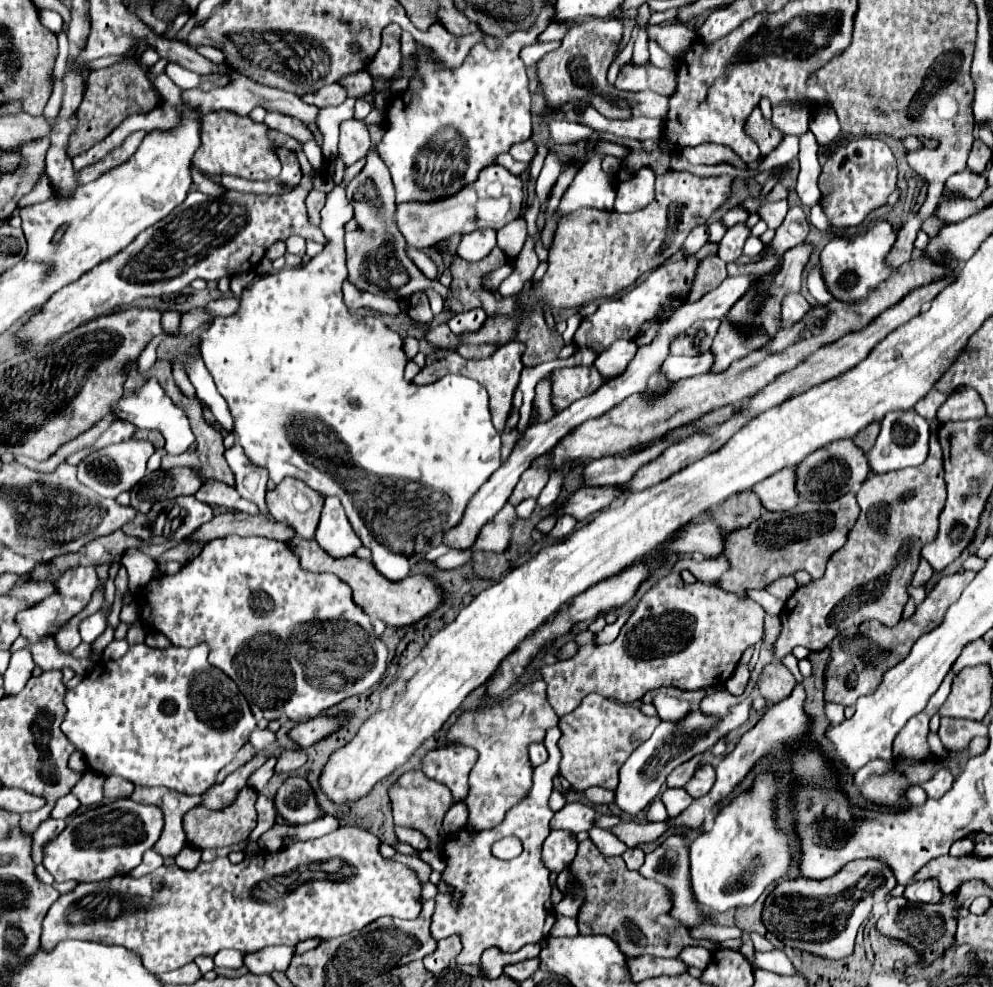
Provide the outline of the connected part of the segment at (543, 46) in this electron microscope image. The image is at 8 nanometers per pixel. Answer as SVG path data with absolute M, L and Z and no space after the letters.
M561 41L537 42L531 45L531 47L523 47L521 53L519 53L519 57L521 57L523 63L529 67L529 65L537 63L545 53L549 53L549 51L553 51L555 47L559 47L560 44Z

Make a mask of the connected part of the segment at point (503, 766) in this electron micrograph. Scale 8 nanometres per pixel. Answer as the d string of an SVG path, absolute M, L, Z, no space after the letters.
M533 681L489 707L461 713L463 723L459 723L459 731L455 731L455 739L451 741L473 747L479 753L477 765L469 775L471 789L465 799L469 807L469 829L479 831L497 827L503 821L505 811L509 811L525 797L527 787L531 785L531 763L527 747L529 743L541 743L547 727L553 727L559 721L547 703L545 689L545 681Z

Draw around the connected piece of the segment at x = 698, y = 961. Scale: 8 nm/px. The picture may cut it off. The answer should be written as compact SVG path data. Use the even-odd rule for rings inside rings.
M689 946L685 947L683 951L681 951L679 957L681 960L686 963L687 965L705 969L709 962L711 961L711 953L701 946Z

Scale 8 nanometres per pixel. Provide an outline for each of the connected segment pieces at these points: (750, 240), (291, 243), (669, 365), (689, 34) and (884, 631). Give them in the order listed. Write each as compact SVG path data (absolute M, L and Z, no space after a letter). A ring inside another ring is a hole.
M749 235L749 237L747 237L747 243L745 243L745 249L743 249L743 254L749 257L755 257L761 252L761 247L763 247L761 239Z
M289 237L285 241L287 245L287 253L293 253L293 255L299 255L303 257L306 251L306 240L303 237Z
M711 349L701 353L701 355L695 355L695 357L673 357L673 355L669 355L663 363L663 371L665 371L669 381L679 381L679 379L709 373L713 361L715 361L715 357L713 357Z
M681 23L649 25L647 33L649 33L649 39L655 39L663 49L669 49L671 55L685 51L695 39L695 31L691 31L687 25L681 25Z
M961 571L955 575L941 577L931 589L931 593L927 593L923 603L917 605L917 611L909 619L901 619L891 629L883 627L877 621L867 621L867 623L861 623L859 627L849 627L847 631L841 631L831 641L831 647L829 647L831 655L827 663L825 689L823 689L825 701L847 707L847 705L855 705L855 701L861 695L869 695L871 691L875 691L875 687L881 683L881 677L883 677L881 671L887 671L899 661L903 661L909 655L913 643L919 639L919 635L925 635L927 631L935 629L935 625L943 621L947 607L955 603L955 599L959 599L963 587L967 587L967 583L971 583L975 575L977 575L975 571Z

